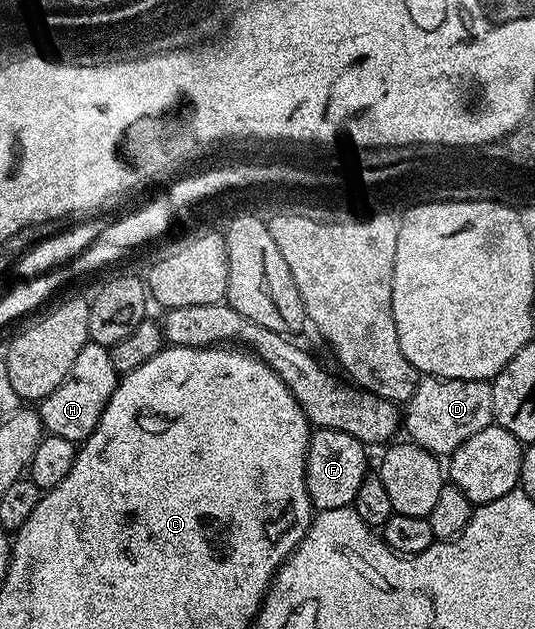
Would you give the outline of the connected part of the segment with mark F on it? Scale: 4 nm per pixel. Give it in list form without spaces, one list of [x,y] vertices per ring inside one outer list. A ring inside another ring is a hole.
[[[320,427],[308,437],[306,488],[316,511],[350,507],[354,503],[357,490],[369,472],[365,450],[364,443],[337,429]]]

